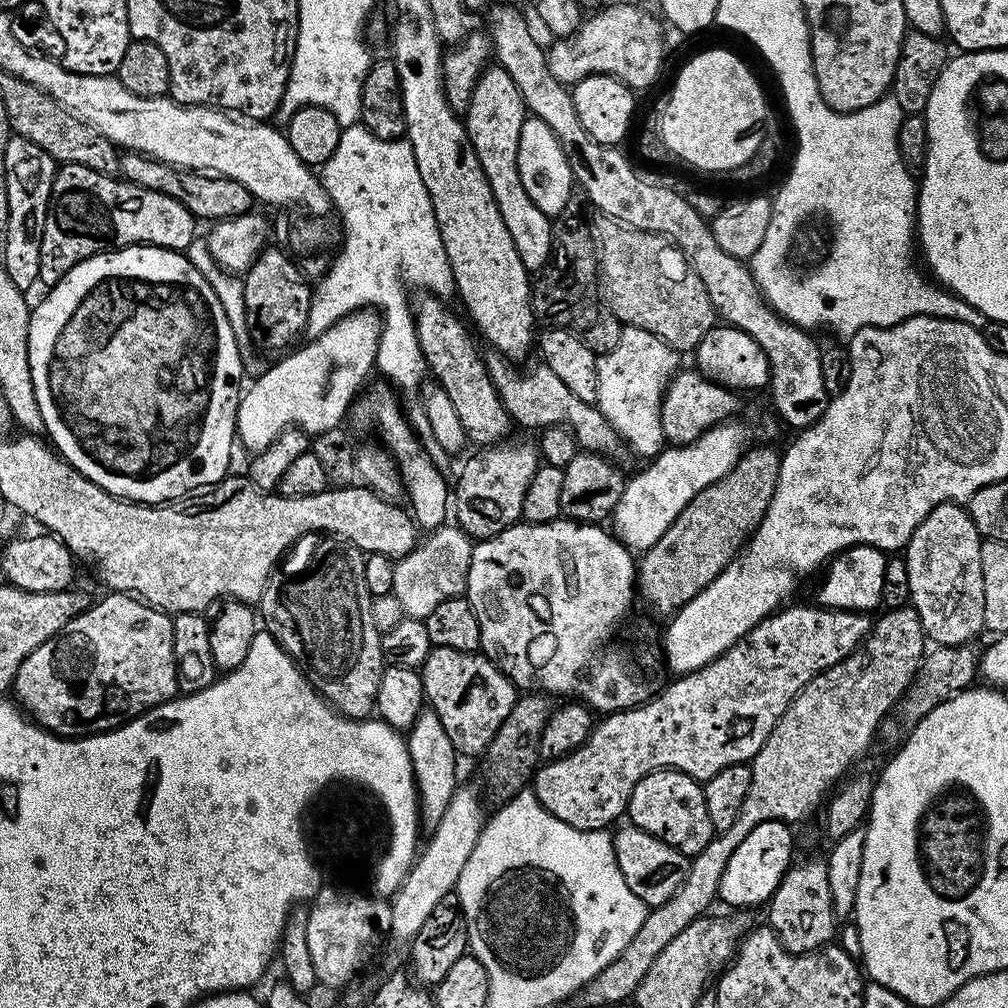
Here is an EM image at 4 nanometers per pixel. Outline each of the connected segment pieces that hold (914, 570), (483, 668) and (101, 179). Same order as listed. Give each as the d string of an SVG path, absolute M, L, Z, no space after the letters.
M960 502L934 506L908 539L902 558L910 578L910 607L918 614L925 637L936 646L972 644L975 636L985 631L986 586L982 582L982 537L967 507Z
M433 648L426 662L419 669L420 677L424 683L424 699L427 707L438 714L447 737L453 742L457 753L461 757L479 757L486 749L489 742L498 734L498 726L506 722L506 714L514 710L518 699L518 689L505 672L501 672L493 661L483 654L463 652L462 650L450 650L449 648Z
M60 164L42 230L39 283L57 284L83 260L117 248L133 248L135 244L183 253L198 236L196 227L196 217L170 194L158 194L158 190L146 190L116 176L103 176L81 164Z

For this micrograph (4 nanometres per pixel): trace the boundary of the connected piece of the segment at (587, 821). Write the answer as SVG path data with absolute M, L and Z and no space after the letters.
M788 608L767 616L756 628L747 632L739 642L697 672L686 672L675 677L669 688L653 695L634 708L609 712L604 721L592 729L590 738L581 748L575 748L557 760L541 763L531 781L536 801L554 818L569 824L578 832L598 832L615 825L619 816L628 810L634 786L646 774L659 768L676 768L698 781L706 781L726 766L747 764L762 750L766 738L774 730L778 718L795 696L819 672L842 662L863 644L874 623L871 615L862 612L841 612L834 608Z

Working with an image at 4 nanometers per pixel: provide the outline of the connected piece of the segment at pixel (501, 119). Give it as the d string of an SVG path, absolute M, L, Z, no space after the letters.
M499 66L485 68L474 86L474 94L470 94L470 106L468 111L463 113L462 119L470 142L474 146L474 154L478 154L482 174L486 174L486 182L490 182L490 194L494 194L494 202L498 202L498 214L502 214L502 222L506 222L506 231L510 233L510 238L514 238L518 258L522 258L529 273L539 273L552 254L554 220L542 210L538 210L534 202L530 202L530 194L526 194L526 186L522 186L522 174L518 174L518 142L522 138L526 109L518 86L514 86L514 78L510 78L510 74L506 74L506 70Z

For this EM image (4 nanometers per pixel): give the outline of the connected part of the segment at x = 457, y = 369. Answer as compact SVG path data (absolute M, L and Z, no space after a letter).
M420 294L414 300L416 333L420 349L424 355L427 371L436 375L435 383L450 396L454 409L458 412L467 439L476 446L491 446L501 443L508 432L510 417L502 406L498 390L484 364L482 352L472 341L473 333L463 319L459 320L445 301L434 294Z

